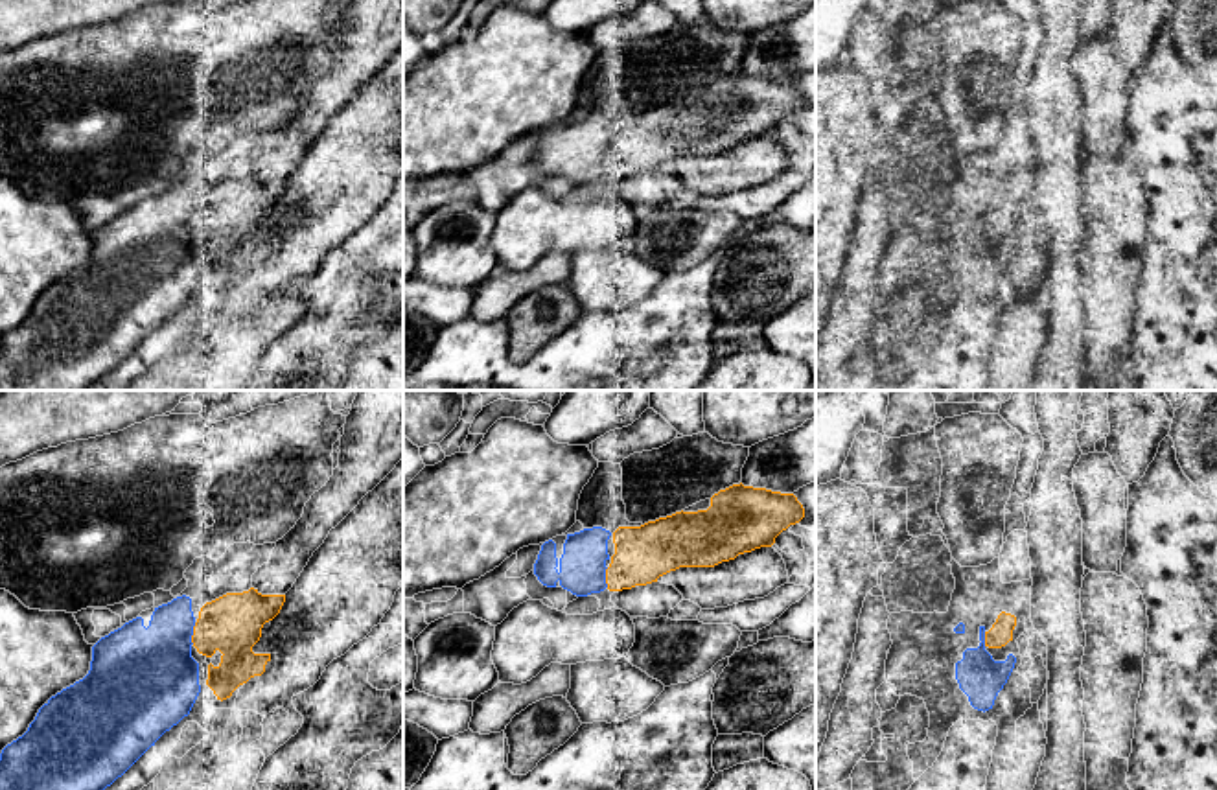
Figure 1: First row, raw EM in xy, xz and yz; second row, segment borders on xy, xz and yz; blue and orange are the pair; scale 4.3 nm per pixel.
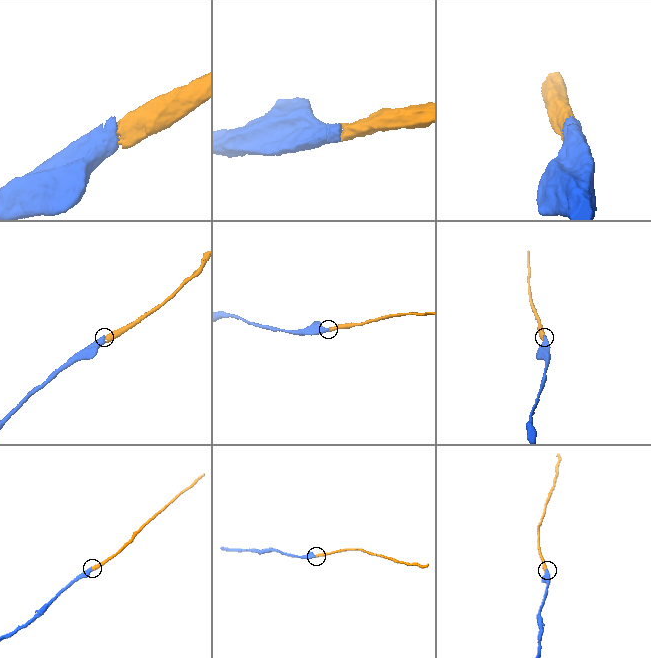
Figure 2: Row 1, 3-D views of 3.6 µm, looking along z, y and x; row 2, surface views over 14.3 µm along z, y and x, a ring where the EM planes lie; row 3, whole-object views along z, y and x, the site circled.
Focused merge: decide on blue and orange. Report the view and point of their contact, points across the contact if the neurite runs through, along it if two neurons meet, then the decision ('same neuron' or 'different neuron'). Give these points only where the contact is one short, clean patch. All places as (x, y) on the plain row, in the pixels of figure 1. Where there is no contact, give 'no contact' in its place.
meets blue in xy at (192, 221); same neuron

